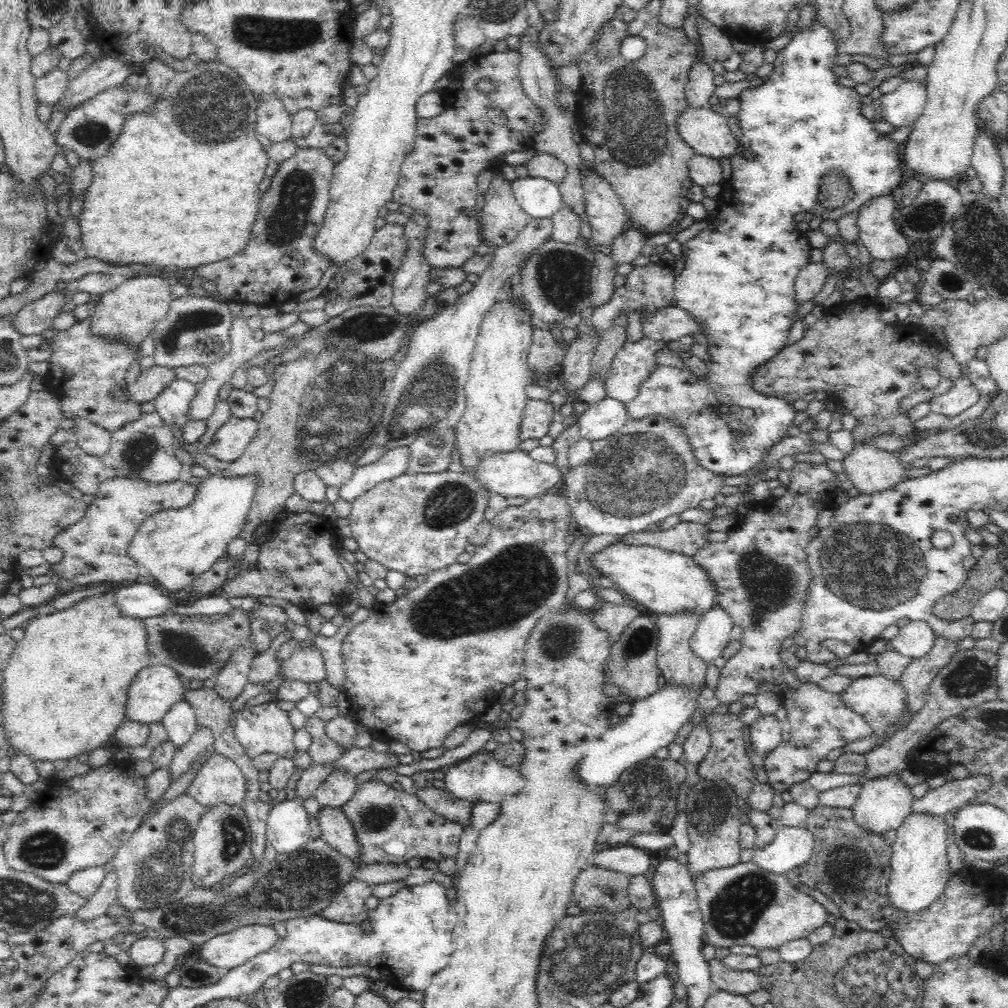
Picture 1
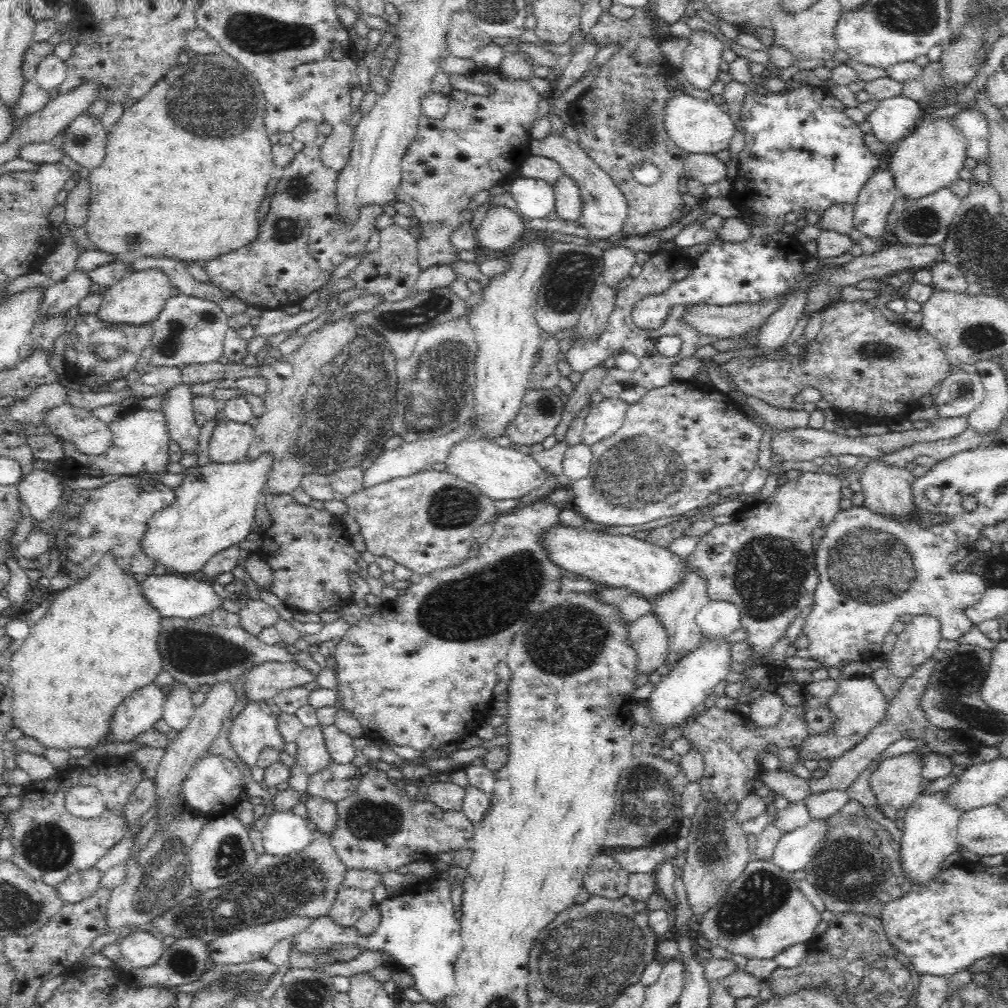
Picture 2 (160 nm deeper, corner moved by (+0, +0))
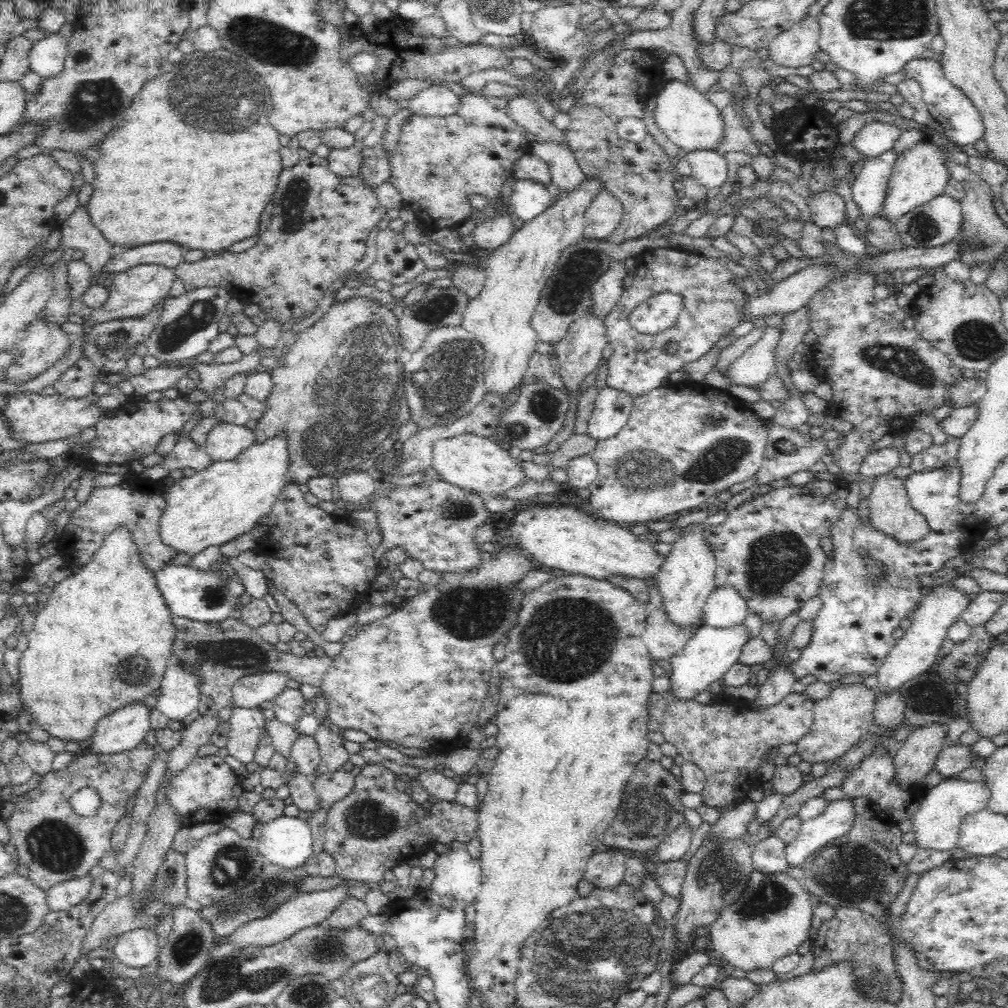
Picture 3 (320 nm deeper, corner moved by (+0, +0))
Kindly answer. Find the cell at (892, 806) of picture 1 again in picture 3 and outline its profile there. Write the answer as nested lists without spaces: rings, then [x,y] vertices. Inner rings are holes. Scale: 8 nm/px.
[[[932,722],[914,728],[908,734],[904,745],[894,755],[894,765],[898,768],[896,779],[902,791],[918,787],[935,768],[949,733],[947,726],[941,722]]]

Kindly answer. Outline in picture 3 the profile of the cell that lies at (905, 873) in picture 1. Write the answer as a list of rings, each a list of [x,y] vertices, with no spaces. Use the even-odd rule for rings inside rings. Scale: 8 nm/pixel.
[[[958,776],[946,777],[940,784],[926,793],[926,798],[916,810],[913,831],[916,833],[917,843],[922,848],[930,850],[952,850],[959,838],[959,829],[966,816],[988,810],[992,792],[984,782],[968,782],[958,779]]]

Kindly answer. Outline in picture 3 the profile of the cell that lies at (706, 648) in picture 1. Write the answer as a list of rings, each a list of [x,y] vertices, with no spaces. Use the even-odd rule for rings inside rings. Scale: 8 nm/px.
[[[726,584],[718,586],[710,592],[703,606],[706,625],[714,628],[730,628],[734,624],[742,624],[748,616],[748,603],[737,588]]]

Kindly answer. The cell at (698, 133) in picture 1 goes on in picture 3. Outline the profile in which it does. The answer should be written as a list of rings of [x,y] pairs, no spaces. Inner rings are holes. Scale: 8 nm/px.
[[[678,80],[661,83],[653,94],[655,95],[654,120],[670,142],[686,150],[687,153],[695,150],[715,150],[722,138],[725,115],[716,108],[708,96],[696,91],[690,84]]]

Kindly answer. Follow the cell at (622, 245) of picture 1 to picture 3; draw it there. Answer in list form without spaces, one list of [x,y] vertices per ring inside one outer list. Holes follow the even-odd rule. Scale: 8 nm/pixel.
[[[611,259],[611,262],[608,272],[602,274],[591,288],[590,312],[599,320],[610,316],[625,291],[622,284],[628,272],[625,264],[619,264],[614,259]]]

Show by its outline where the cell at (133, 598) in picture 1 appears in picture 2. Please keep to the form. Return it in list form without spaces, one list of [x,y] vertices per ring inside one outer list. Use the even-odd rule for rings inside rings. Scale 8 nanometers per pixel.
[[[165,574],[147,575],[140,582],[146,600],[162,615],[162,618],[193,619],[222,609],[222,599],[212,589],[212,584],[205,578],[193,574]]]

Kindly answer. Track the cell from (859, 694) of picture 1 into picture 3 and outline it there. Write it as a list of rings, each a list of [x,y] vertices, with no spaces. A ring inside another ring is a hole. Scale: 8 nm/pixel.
[[[862,683],[849,686],[834,685],[832,692],[826,698],[813,703],[812,728],[798,740],[796,755],[800,761],[808,762],[811,765],[839,759],[868,735],[874,711],[874,691],[872,689],[864,687]]]

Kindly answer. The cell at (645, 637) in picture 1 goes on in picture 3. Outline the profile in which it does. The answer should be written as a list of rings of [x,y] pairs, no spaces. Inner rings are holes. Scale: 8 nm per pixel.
[[[648,603],[649,615],[640,640],[647,646],[655,661],[670,660],[694,636],[700,625],[674,624],[664,610]]]

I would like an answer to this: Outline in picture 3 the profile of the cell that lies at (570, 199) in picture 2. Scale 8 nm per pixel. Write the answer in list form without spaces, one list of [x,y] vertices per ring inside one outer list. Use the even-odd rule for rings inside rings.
[[[566,141],[534,142],[531,143],[531,152],[548,165],[551,182],[558,186],[559,192],[570,192],[570,188],[576,188],[586,178]]]

